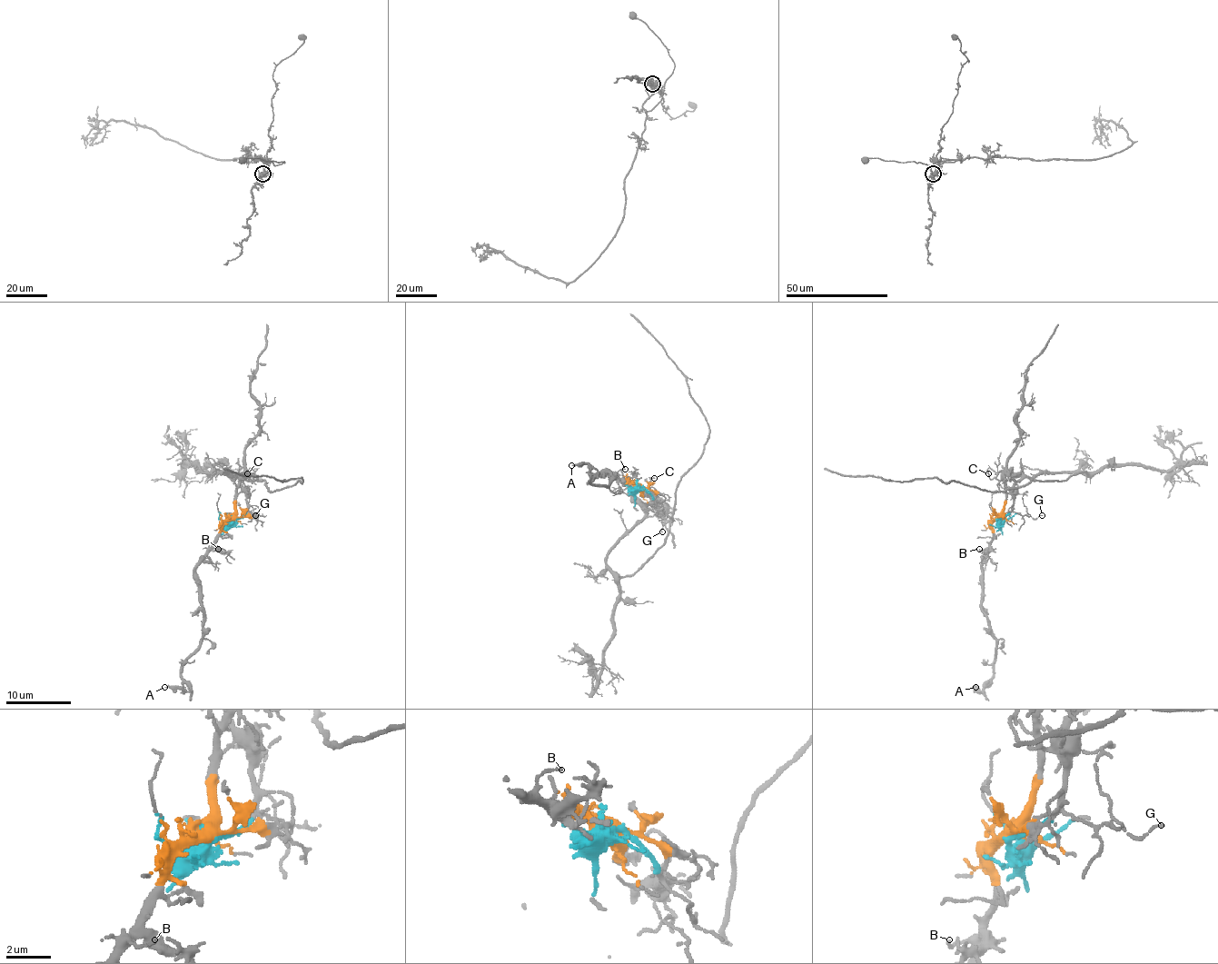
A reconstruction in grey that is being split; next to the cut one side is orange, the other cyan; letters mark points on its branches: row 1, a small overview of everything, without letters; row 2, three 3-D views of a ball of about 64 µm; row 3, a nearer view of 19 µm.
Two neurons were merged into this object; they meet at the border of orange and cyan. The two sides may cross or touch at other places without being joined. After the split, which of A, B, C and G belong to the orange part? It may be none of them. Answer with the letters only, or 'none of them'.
A, B, C

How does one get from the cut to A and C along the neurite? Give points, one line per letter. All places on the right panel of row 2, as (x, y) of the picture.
A: (997, 519), (983, 566), (981, 611), (996, 640), (995, 666), (991, 680), (975, 688)
C: (997, 519), (1005, 498), (1005, 486), (1001, 482), (991, 480), (988, 473)

